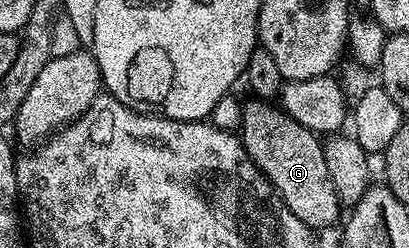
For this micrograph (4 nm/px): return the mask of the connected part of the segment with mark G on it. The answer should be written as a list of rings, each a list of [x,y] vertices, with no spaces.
[[[258,98],[248,101],[243,104],[241,139],[251,161],[263,169],[271,185],[281,194],[285,206],[289,206],[301,222],[313,230],[329,227],[338,218],[341,205],[325,166],[320,137],[301,126],[301,122],[293,122],[282,107]]]

